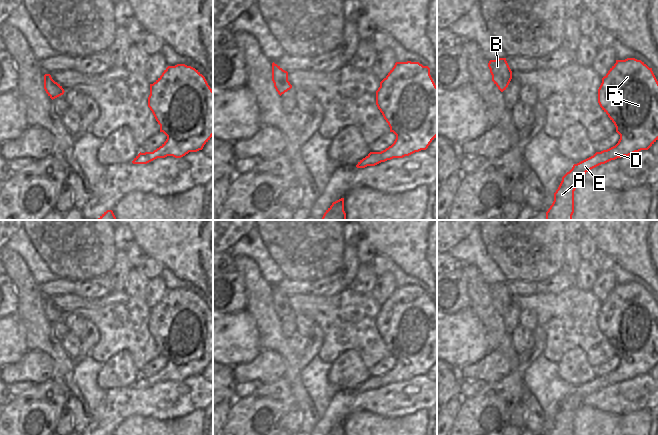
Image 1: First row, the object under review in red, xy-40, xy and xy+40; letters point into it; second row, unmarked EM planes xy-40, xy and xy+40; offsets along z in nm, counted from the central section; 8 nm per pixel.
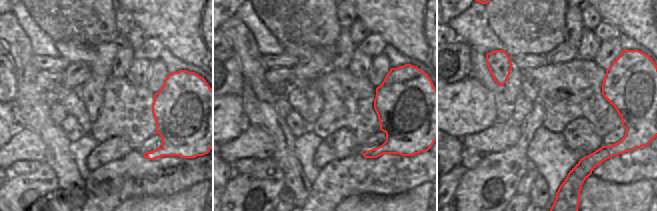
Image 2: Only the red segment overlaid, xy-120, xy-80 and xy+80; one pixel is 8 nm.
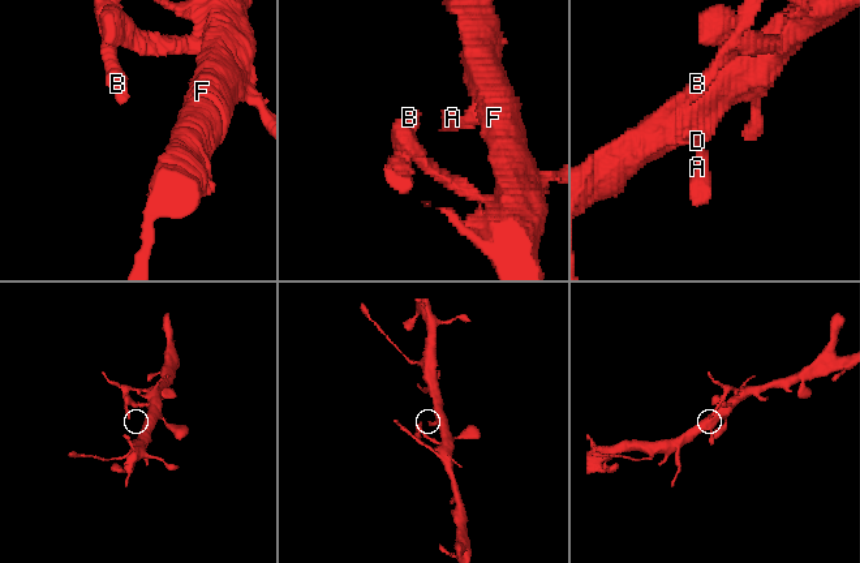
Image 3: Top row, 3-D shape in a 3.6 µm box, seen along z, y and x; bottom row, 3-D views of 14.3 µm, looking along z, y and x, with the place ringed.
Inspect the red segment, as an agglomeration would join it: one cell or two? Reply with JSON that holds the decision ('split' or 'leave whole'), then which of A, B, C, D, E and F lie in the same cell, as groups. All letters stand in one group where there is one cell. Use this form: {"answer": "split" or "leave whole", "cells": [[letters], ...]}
{"answer": "leave whole", "cells": [["A", "B", "C", "D", "E", "F"]]}

